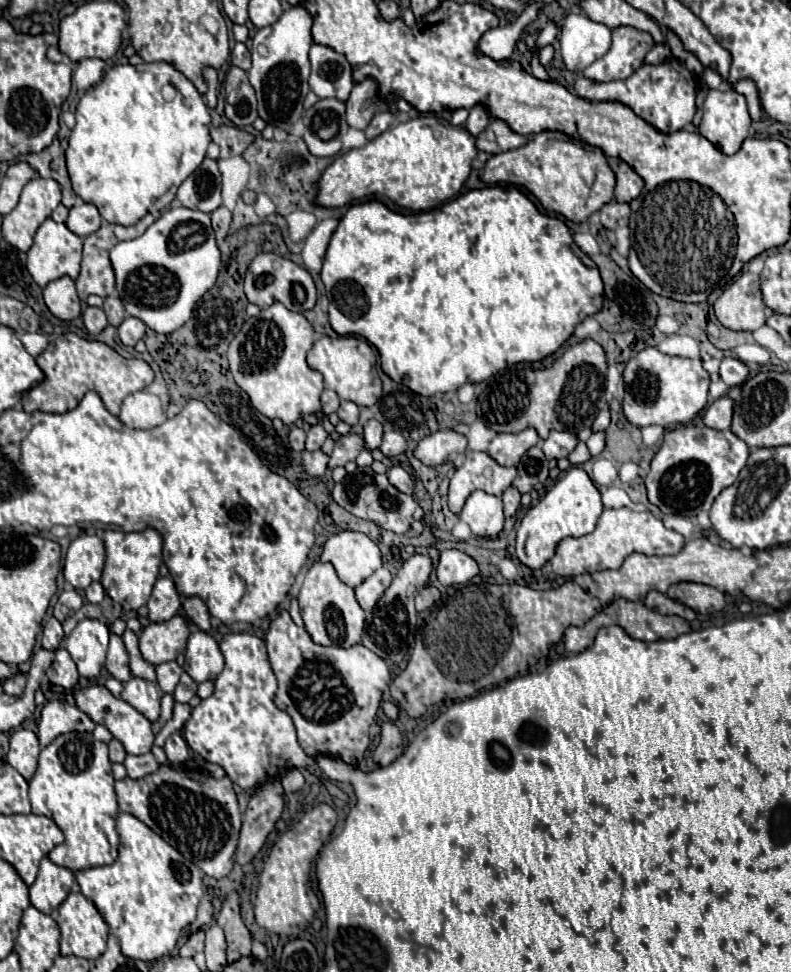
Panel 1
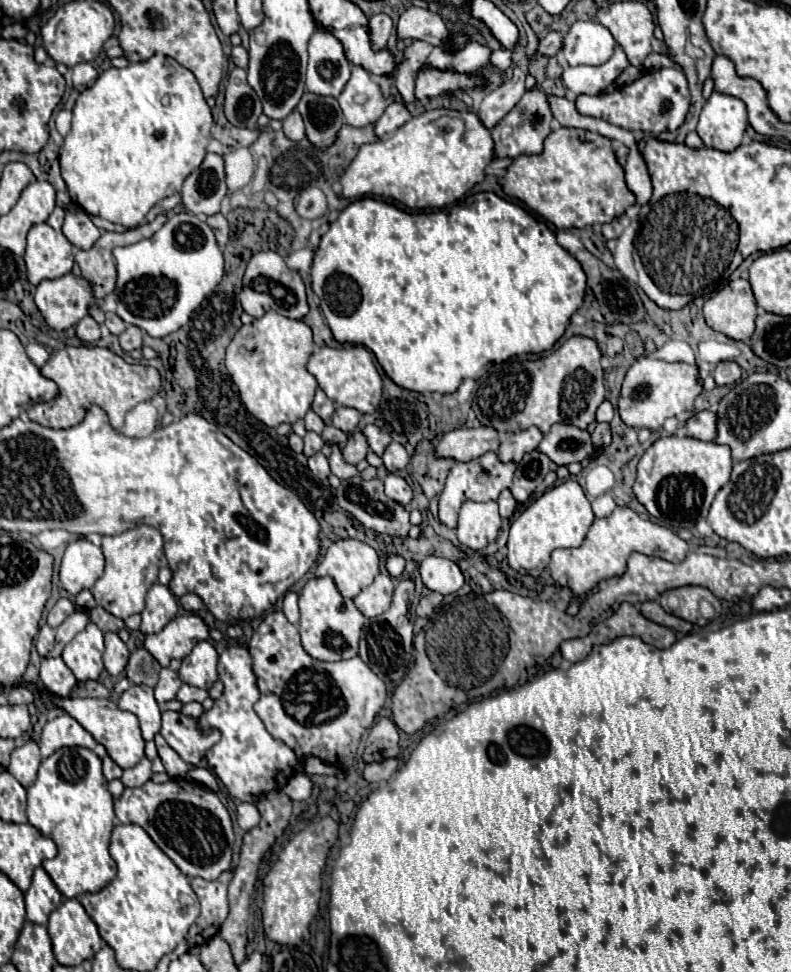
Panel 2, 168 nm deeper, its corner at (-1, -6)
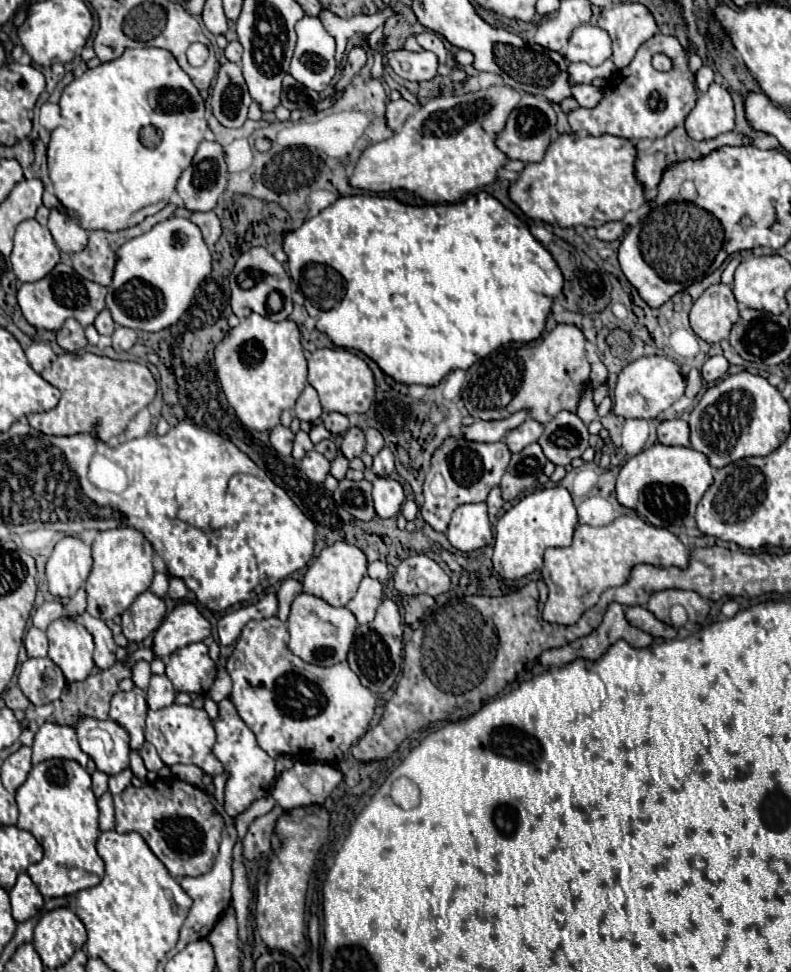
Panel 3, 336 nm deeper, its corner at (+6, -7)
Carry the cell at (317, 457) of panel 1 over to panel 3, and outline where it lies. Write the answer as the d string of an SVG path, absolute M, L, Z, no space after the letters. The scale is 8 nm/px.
M307 451L307 455L301 459L301 469L305 471L305 475L315 481L315 483L323 483L329 469L331 469L331 463L317 451Z

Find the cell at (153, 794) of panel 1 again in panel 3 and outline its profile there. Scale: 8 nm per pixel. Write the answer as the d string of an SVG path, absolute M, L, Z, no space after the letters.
M157 779L143 787L127 787L113 797L115 803L115 831L139 833L149 849L161 859L169 873L179 877L199 877L211 871L219 851L219 837L225 827L223 817L215 811L211 799L197 787L177 779Z

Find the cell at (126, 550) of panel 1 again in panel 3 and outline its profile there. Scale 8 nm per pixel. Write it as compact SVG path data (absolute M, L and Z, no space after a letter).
M117 527L109 531L99 531L93 545L93 569L87 577L87 613L109 621L115 615L121 615L133 599L151 587L153 579L153 547L143 537L141 531L131 527Z

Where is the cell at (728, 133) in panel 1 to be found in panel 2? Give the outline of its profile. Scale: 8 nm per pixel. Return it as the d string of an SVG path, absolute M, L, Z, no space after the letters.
M714 92L700 112L696 132L704 146L734 152L742 144L746 128L746 104L734 96Z

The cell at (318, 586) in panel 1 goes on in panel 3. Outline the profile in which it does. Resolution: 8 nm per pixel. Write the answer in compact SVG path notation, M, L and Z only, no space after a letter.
M301 593L295 597L291 605L291 613L287 619L289 629L289 649L293 655L303 659L305 663L319 665L319 667L331 667L341 661L345 661L349 645L353 641L357 619L355 615L345 607L331 607L319 597Z

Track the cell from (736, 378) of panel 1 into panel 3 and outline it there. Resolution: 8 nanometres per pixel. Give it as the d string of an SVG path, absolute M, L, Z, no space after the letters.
M713 355L713 357L709 357L705 361L705 365L701 369L701 375L703 375L703 379L707 383L711 383L711 381L717 381L717 379L725 377L727 375L727 369L729 369L727 359L723 355Z

